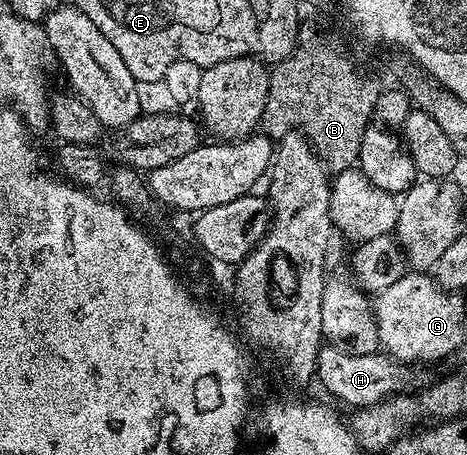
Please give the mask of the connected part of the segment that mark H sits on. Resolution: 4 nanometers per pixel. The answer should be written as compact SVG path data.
M323 344L318 350L316 381L319 381L332 396L346 405L354 405L355 410L365 409L397 395L410 395L417 385L429 387L434 384L436 374L433 368L419 367L414 363L395 361L385 352L377 351L366 355L352 355L348 351L337 350L330 344Z

